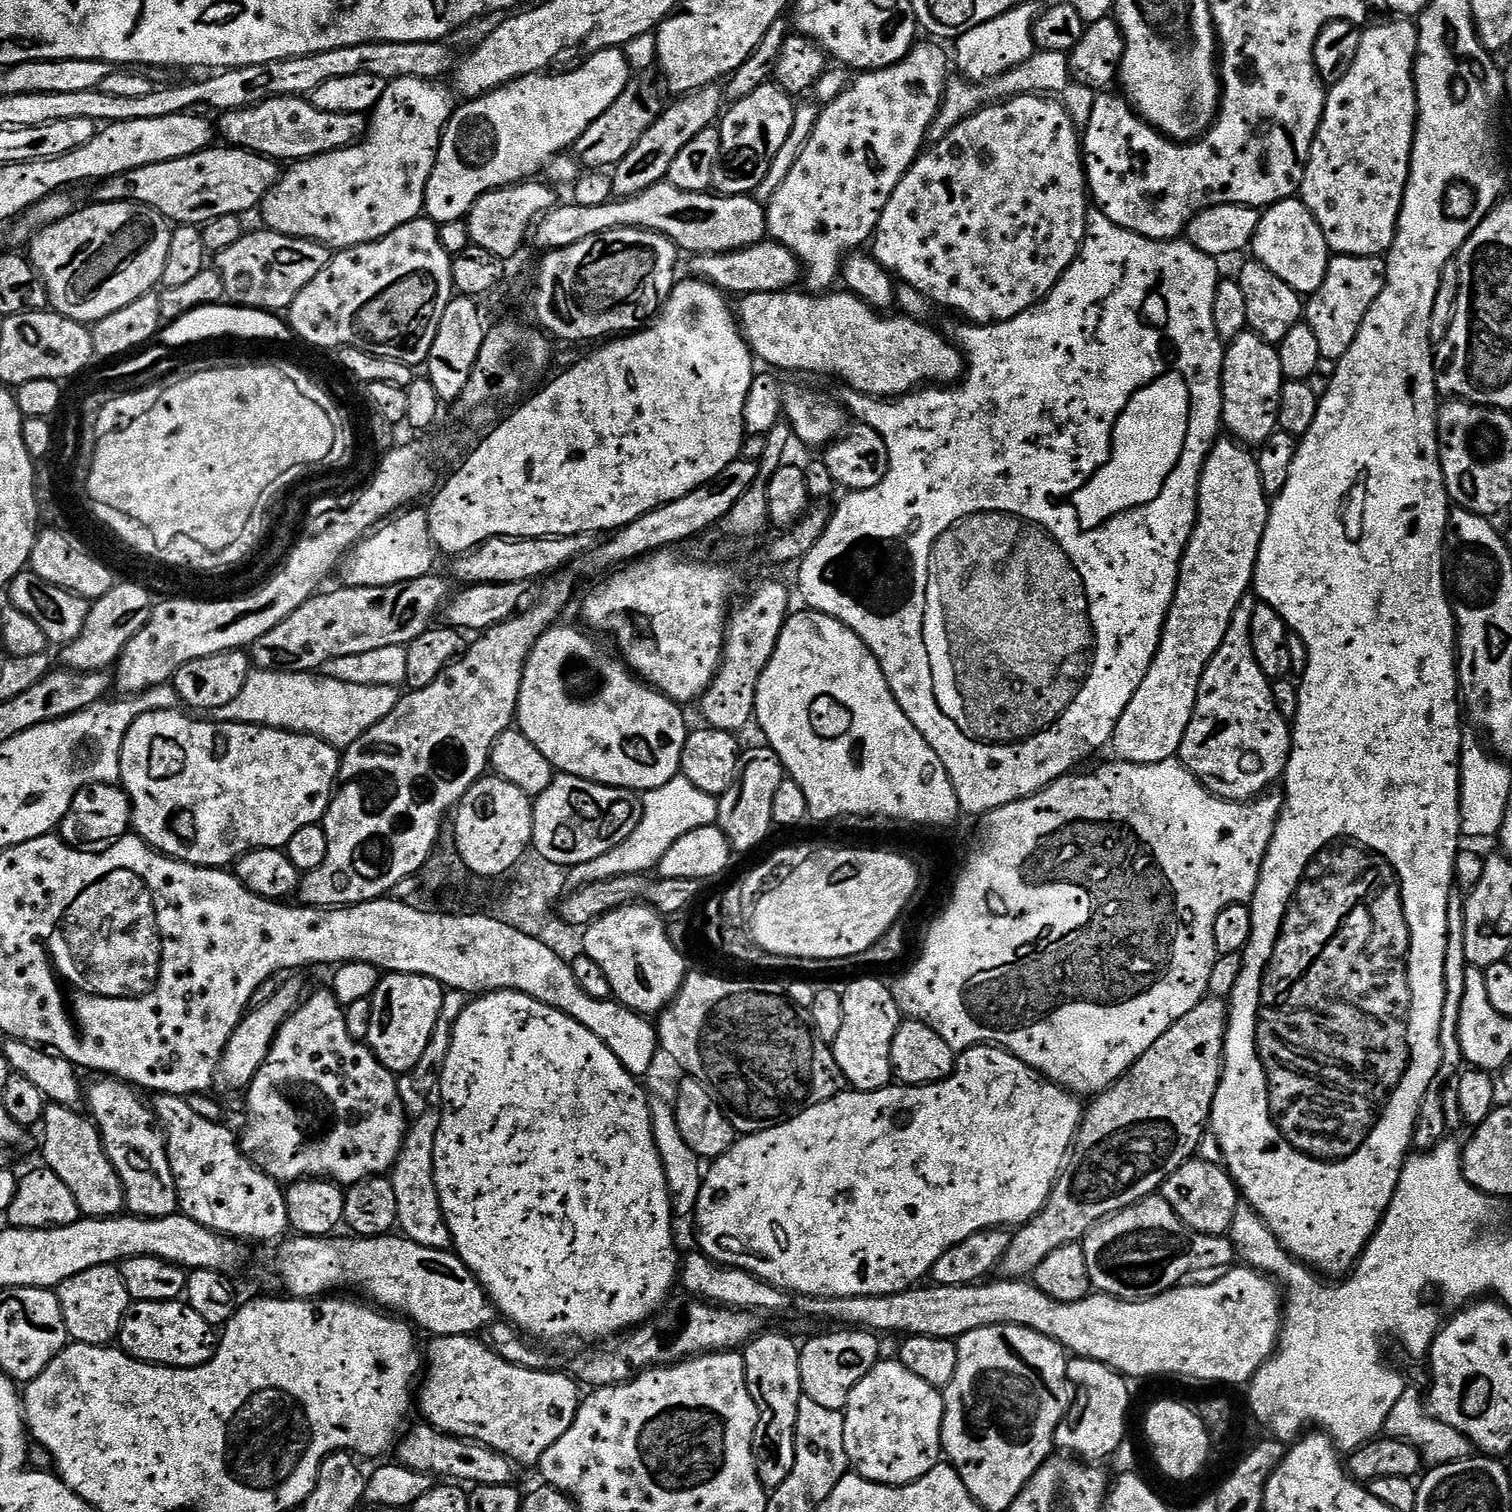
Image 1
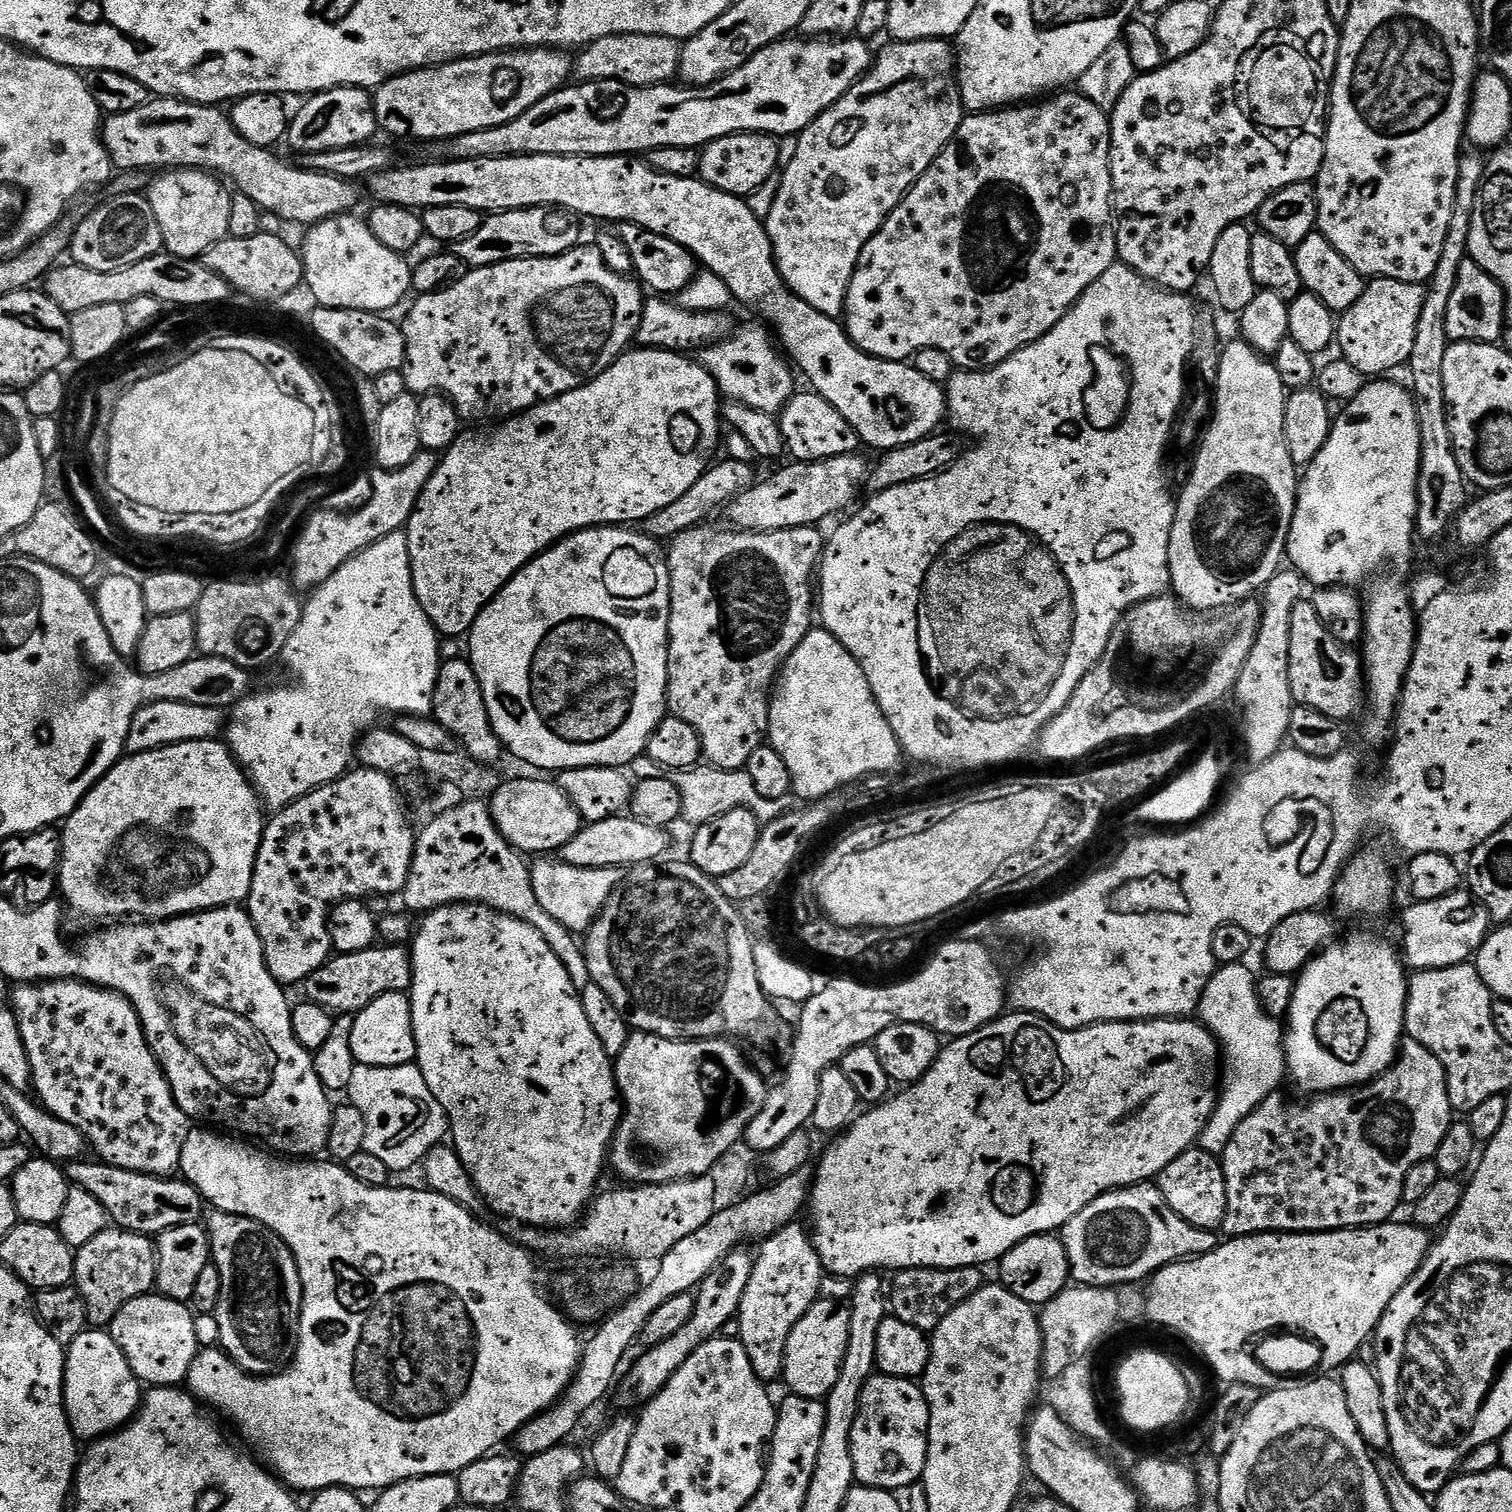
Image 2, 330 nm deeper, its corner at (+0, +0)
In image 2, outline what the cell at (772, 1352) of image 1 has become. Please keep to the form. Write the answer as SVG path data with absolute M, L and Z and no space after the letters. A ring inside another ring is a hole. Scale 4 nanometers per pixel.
M796 1222L787 1224L759 1245L760 1253L755 1253L750 1283L740 1303L738 1339L746 1350L746 1358L750 1358L750 1366L754 1366L754 1374L765 1382L783 1377L790 1330L798 1326L806 1310L816 1303L821 1295L820 1283L826 1279L811 1235L798 1225Z

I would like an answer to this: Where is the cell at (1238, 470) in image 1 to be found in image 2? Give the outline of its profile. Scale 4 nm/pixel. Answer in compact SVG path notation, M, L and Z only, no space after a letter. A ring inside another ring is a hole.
M1235 338L1223 345L1220 353L1220 365L1218 366L1218 378L1214 385L1214 411L1207 421L1199 441L1200 449L1196 452L1196 461L1192 464L1192 473L1184 484L1184 489L1178 492L1176 500L1176 513L1174 514L1174 526L1170 530L1170 554L1168 565L1170 566L1170 588L1177 600L1185 608L1193 612L1209 612L1215 608L1225 608L1227 604L1238 604L1241 600L1255 597L1268 585L1270 578L1280 571L1286 560L1288 550L1288 535L1296 509L1296 493L1298 491L1298 466L1290 458L1290 450L1286 450L1286 434L1284 433L1284 411L1288 401L1286 389L1282 378L1278 378L1278 370L1271 359L1265 358L1255 352L1243 340Z

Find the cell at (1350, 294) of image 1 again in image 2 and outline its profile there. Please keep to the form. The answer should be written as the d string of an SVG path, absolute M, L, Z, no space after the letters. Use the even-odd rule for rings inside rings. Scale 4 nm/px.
M1372 278L1365 283L1362 298L1350 306L1338 320L1335 343L1340 344L1339 355L1361 372L1365 378L1380 378L1392 374L1395 368L1403 369L1414 350L1414 333L1418 331L1418 317L1422 314L1422 302L1426 291L1424 284L1398 282L1390 278Z

